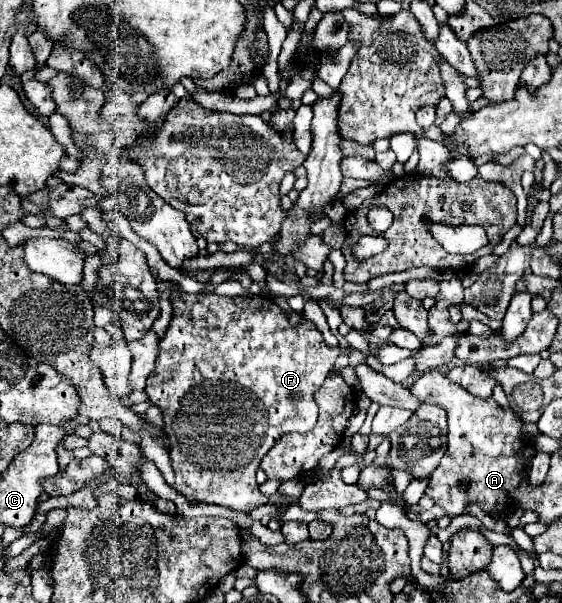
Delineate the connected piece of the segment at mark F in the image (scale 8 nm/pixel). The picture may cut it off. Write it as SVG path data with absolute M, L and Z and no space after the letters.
M177 286L171 288L171 294L173 320L159 344L155 370L147 380L145 392L149 402L163 412L163 432L169 440L175 490L189 500L249 512L269 500L255 482L261 458L283 434L309 432L315 426L317 404L313 394L329 376L343 350L327 346L321 332L309 320L293 326L287 312L273 298L187 294Z

